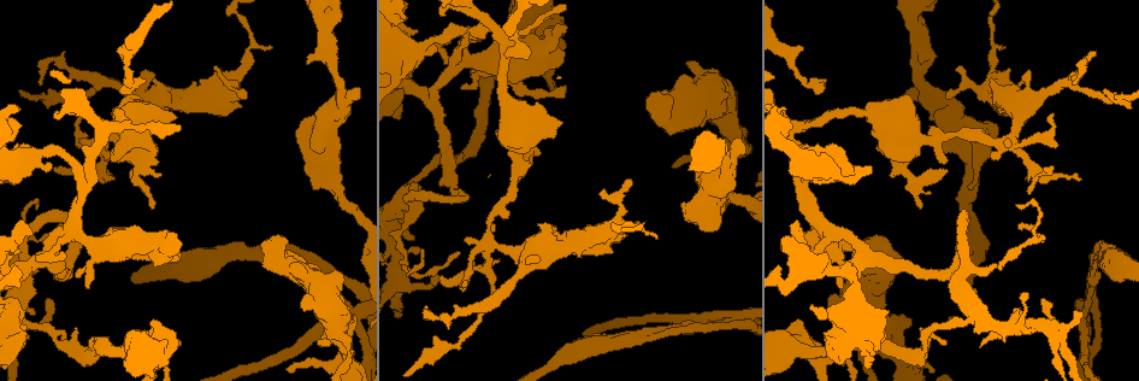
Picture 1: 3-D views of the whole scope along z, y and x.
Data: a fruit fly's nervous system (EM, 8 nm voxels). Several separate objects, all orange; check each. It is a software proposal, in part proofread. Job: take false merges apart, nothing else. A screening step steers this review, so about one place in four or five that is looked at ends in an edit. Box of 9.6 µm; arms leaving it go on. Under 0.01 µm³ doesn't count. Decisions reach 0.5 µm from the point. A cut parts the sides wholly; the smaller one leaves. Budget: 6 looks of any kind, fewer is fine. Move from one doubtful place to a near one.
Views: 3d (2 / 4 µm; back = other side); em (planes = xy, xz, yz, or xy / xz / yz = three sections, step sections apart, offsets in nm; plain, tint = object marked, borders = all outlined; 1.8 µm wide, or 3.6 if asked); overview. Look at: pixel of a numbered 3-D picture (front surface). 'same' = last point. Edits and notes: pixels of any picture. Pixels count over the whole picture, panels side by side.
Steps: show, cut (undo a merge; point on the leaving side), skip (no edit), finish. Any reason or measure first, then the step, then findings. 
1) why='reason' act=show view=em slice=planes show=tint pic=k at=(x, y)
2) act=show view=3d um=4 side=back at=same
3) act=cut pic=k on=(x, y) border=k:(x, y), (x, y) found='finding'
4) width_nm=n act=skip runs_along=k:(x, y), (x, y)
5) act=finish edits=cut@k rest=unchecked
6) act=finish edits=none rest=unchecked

why='four arms meet' act=show view=em slice=planes show=tint pic=1 at=(957, 324)

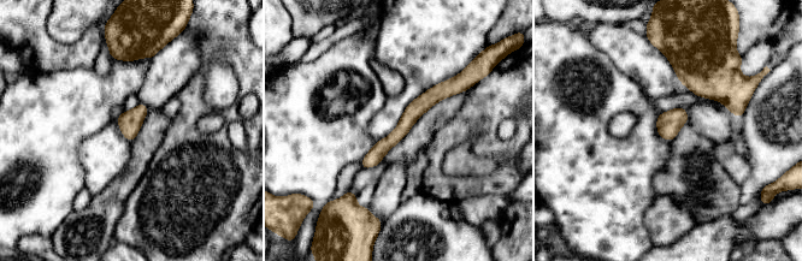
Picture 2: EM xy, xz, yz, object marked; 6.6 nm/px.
width_nm=110 act=skip runs_along=2:(454, 87), (429, 98), (364, 165) found='one cell here'

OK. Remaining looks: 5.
why='calibre changes' act=show view=em um=3.6 slice=planes show=plain pic=1 at=(848, 335)

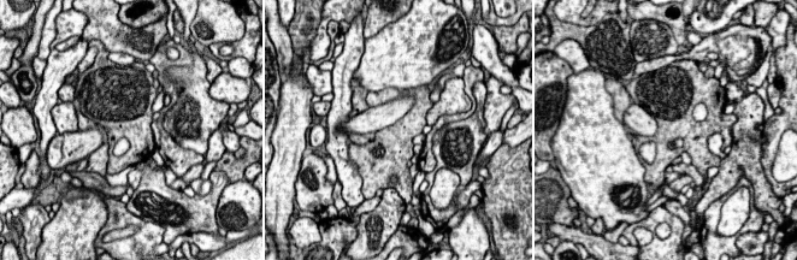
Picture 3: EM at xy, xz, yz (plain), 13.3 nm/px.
act=show view=em um=3.6 slice=planes show=borders at=same

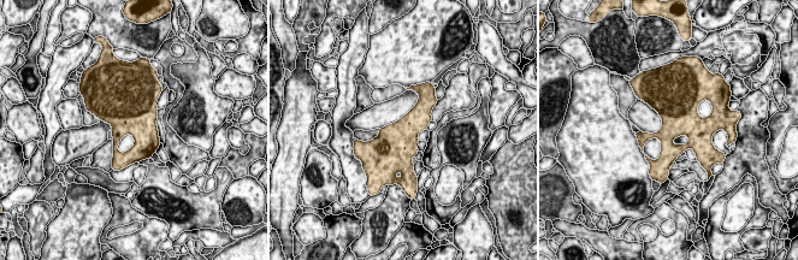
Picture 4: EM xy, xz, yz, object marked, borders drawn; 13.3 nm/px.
act=skip found='continuous, no second cell'

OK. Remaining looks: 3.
why='calibre changes' act=show view=em slice=planes show=tint pic=1 at=(1054, 335)

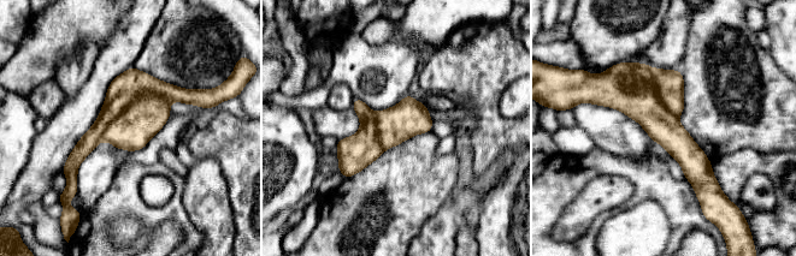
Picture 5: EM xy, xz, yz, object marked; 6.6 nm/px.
act=skip runs_along=5:(425, 112), (382, 130), (341, 167) found='one cell here'

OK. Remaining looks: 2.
act=finish edits=none rest=unchecked

